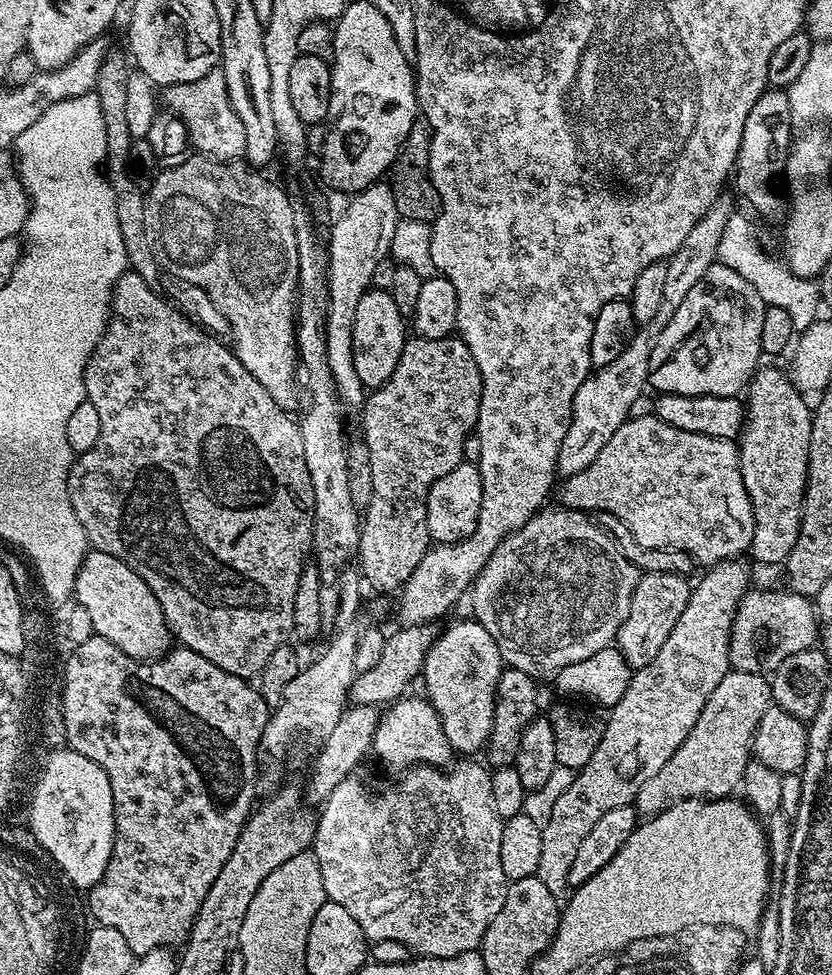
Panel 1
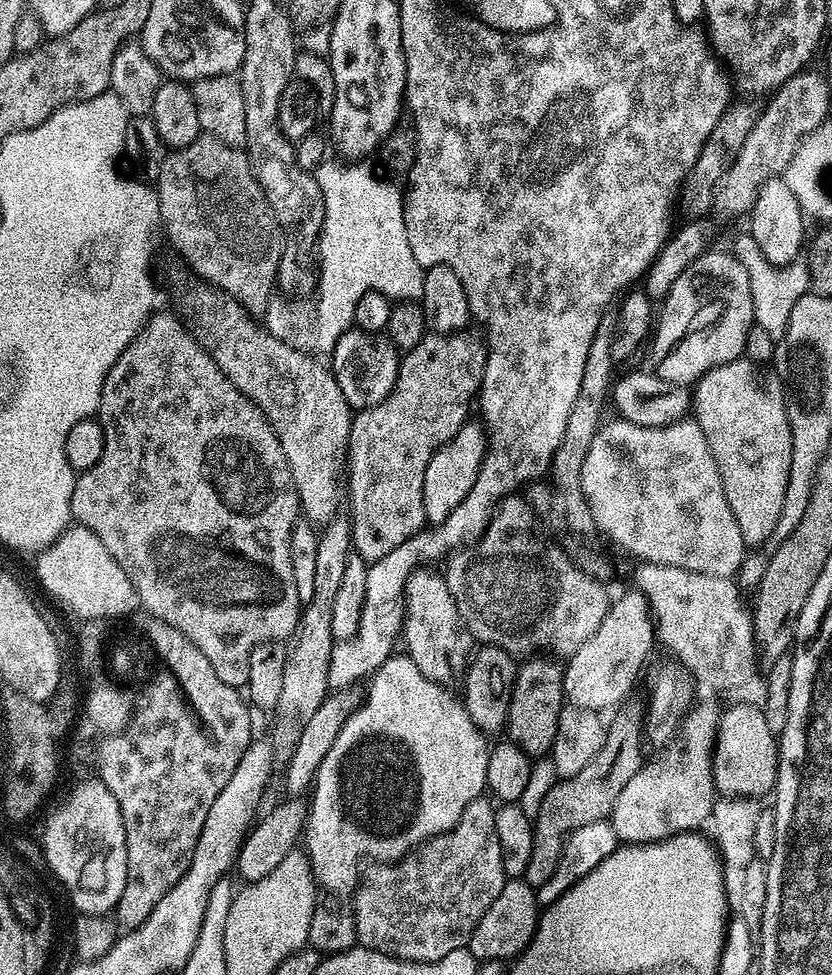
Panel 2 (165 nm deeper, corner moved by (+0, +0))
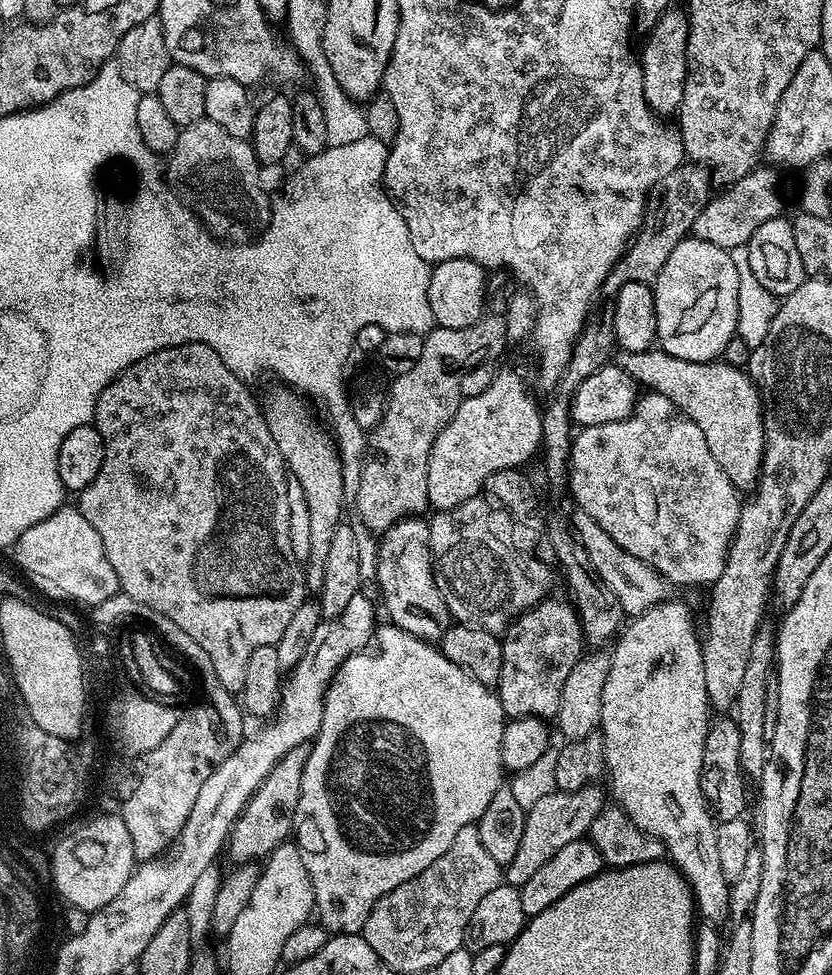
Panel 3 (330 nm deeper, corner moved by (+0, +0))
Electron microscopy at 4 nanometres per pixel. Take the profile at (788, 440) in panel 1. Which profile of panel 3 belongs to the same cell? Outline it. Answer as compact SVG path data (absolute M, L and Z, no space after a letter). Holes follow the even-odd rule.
M649 350L647 352L621 351L619 356L618 363L620 367L626 370L626 374L630 374L630 378L636 381L641 389L655 390L658 394L670 398L670 402L674 402L674 406L678 406L682 409L682 411L696 423L698 430L702 430L702 438L706 438L706 446L710 446L710 454L714 454L718 466L722 466L726 478L730 478L730 482L733 486L738 490L745 490L744 488L752 490L757 487L760 479L760 470L764 467L764 417L766 415L766 409L759 388L756 387L756 383L752 381L751 376L748 375L744 368L735 368L734 366L730 366L723 362L690 362L689 360L683 360L682 358L674 358L670 354L666 354L663 350Z

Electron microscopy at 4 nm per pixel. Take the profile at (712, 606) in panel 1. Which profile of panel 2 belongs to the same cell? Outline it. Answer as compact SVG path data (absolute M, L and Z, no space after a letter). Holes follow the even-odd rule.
M621 707L615 713L617 716L613 718L612 724L610 720L607 725L606 742L602 750L594 754L592 761L579 774L557 779L550 794L542 798L542 806L532 825L533 849L530 853L530 862L525 866L522 875L526 883L539 886L546 882L546 878L550 878L550 874L554 874L554 866L558 866L564 842L578 826L587 826L590 822L608 820L611 817L614 798L618 798L622 786L626 786L626 782L630 782L630 778L634 778L641 764L645 763L642 712L641 709L639 712L636 708L628 707Z

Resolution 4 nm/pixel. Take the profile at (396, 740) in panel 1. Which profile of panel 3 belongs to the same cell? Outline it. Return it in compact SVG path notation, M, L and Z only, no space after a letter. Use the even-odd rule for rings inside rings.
M381 623L374 633L374 647L371 650L355 652L353 656L346 658L324 698L322 726L308 749L306 770L302 774L302 794L298 798L298 810L292 823L294 843L300 849L302 862L306 862L306 870L310 870L319 923L323 924L329 933L363 933L366 918L370 918L374 906L384 895L438 862L438 858L442 858L442 854L450 850L454 838L458 838L458 830L462 830L462 826L477 823L494 798L495 792L502 787L503 780L500 779L506 776L502 762L502 730L505 723L506 717L500 697L489 685L478 682L478 678L474 678L450 658L446 658L435 643L410 634L396 624Z

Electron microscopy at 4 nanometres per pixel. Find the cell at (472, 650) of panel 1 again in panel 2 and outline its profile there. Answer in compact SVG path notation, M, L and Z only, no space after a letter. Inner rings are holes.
M421 566L410 574L404 587L404 630L402 644L405 644L406 654L422 670L426 678L445 686L451 685L451 680L463 677L469 659L474 651L474 637L458 614L458 606L446 586L443 575L439 571L428 572L427 567Z

